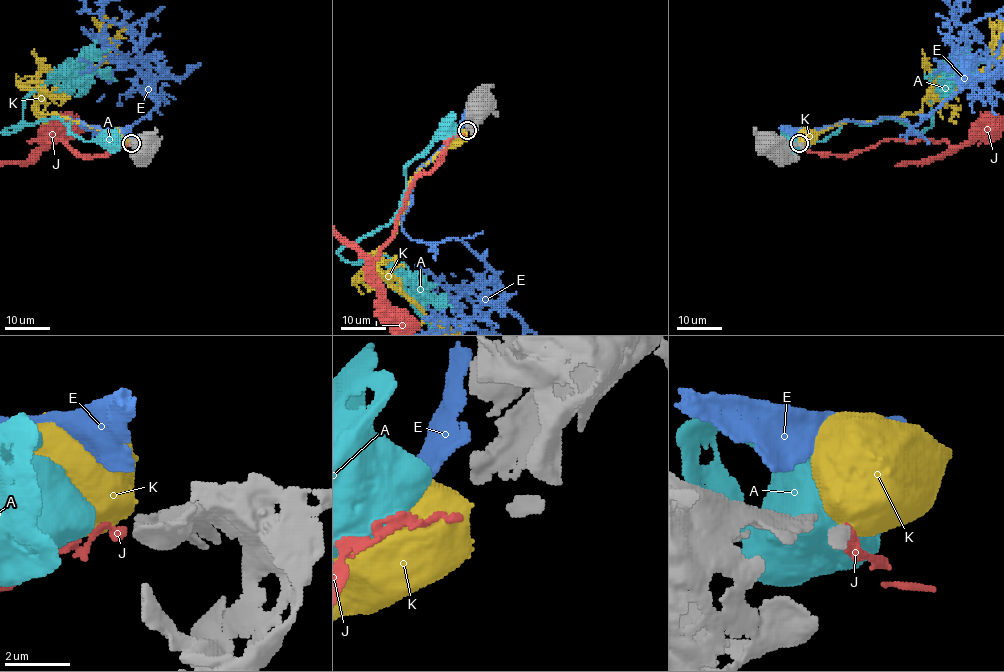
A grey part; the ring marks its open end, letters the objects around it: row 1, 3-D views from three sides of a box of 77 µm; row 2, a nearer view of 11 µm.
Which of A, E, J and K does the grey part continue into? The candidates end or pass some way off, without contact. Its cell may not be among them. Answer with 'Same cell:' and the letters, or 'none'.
Same cell: J

